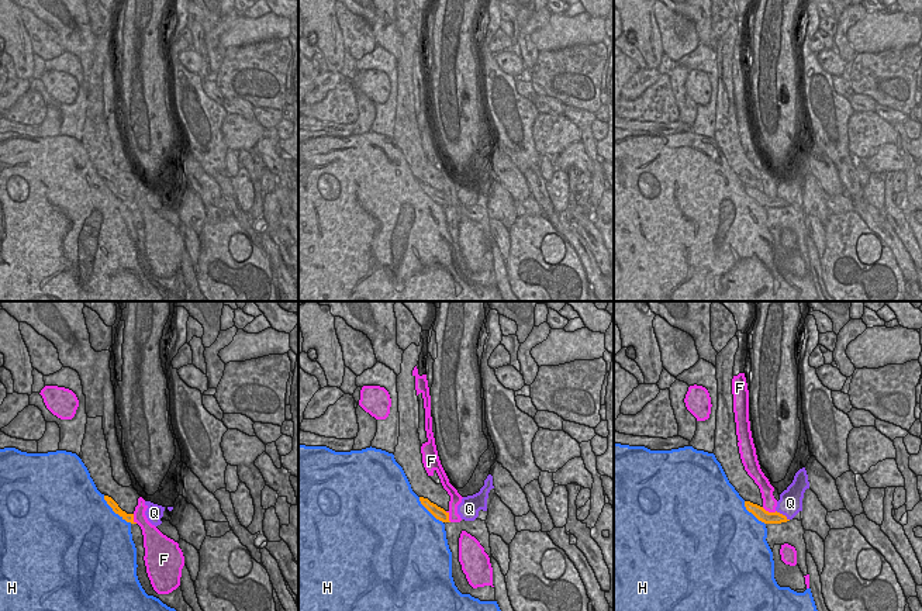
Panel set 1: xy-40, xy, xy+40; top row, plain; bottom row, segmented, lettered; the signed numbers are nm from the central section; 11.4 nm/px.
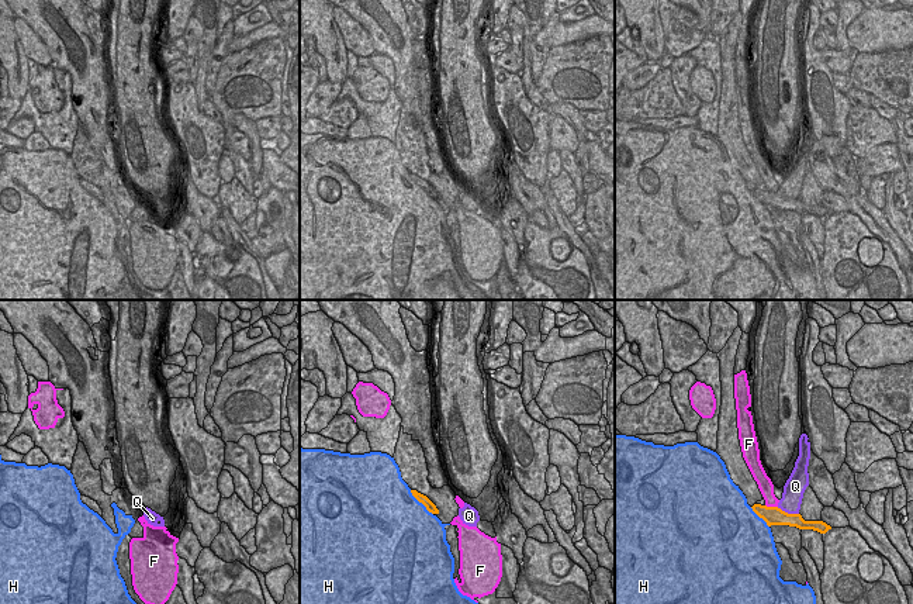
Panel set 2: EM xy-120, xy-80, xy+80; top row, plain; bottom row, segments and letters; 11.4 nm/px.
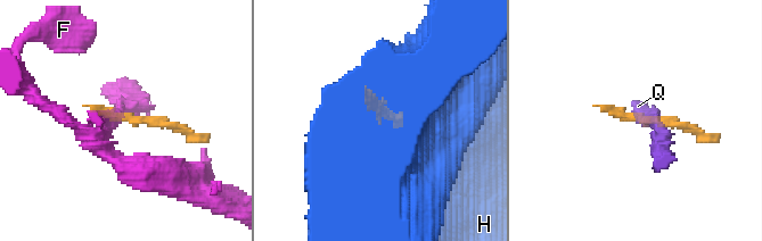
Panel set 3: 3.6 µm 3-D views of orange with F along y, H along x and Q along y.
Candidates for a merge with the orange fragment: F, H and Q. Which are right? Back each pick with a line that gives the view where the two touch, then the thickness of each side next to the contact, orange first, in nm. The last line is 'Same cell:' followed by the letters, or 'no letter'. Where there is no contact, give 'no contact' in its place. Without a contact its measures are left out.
Same cell: no letter

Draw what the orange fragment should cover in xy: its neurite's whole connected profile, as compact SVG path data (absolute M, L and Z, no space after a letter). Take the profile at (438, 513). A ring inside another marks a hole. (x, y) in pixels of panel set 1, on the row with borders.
M419 497L421 504L439 521L450 522L449 512L443 508L438 507L436 504L431 503L428 498Z

